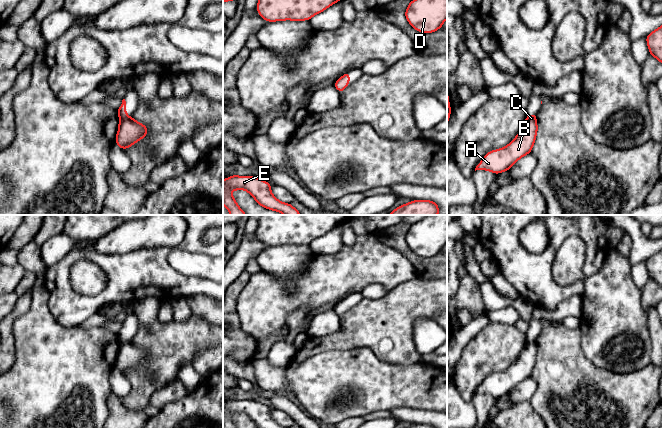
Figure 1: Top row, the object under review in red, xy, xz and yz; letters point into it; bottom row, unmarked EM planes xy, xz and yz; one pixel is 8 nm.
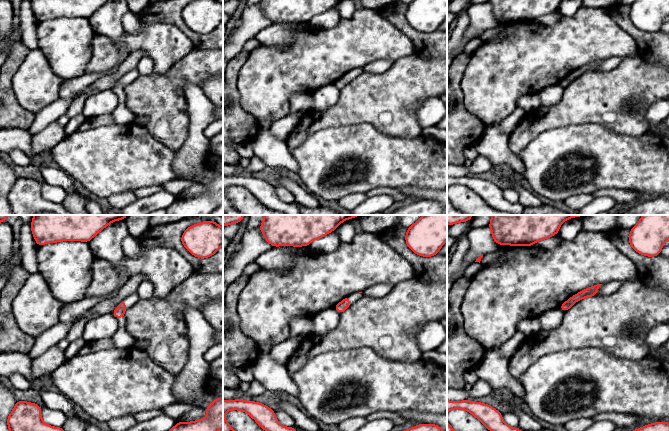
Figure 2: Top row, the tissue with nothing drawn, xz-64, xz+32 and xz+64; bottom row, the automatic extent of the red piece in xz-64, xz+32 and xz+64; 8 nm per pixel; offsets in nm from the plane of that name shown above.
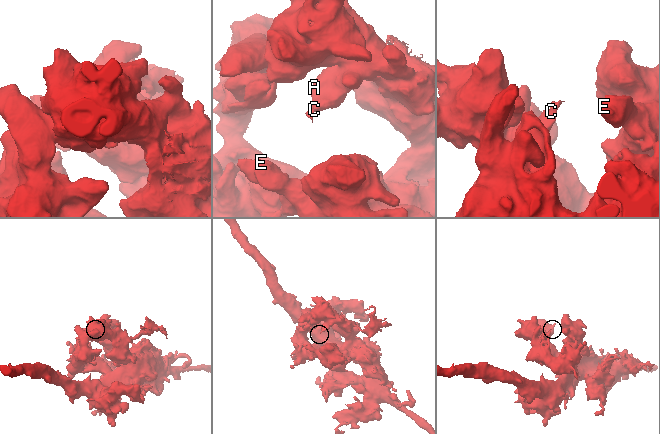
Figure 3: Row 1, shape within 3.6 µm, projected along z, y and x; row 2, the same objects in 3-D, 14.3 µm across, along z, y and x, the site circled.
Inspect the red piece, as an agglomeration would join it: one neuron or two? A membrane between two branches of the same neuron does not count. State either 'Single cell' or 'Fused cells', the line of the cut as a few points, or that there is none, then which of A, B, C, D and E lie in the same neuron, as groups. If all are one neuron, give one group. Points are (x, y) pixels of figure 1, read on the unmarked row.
Single cell. No split. Groups: A B C D E

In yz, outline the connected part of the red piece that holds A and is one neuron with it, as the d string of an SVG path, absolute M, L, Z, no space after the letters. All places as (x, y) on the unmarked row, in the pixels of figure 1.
M528 338L517 360L506 371L487 376L475 395L499 398L508 395L520 382L530 378L538 355L536 339Z

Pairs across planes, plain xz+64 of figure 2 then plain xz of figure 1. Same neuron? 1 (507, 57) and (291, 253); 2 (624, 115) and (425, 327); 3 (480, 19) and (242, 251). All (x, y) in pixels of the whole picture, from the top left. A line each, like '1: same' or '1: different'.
1: different
2: different
3: same

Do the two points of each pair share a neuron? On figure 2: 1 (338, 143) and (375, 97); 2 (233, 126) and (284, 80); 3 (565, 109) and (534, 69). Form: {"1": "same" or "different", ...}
{"1": "different", "2": "different", "3": "different"}

